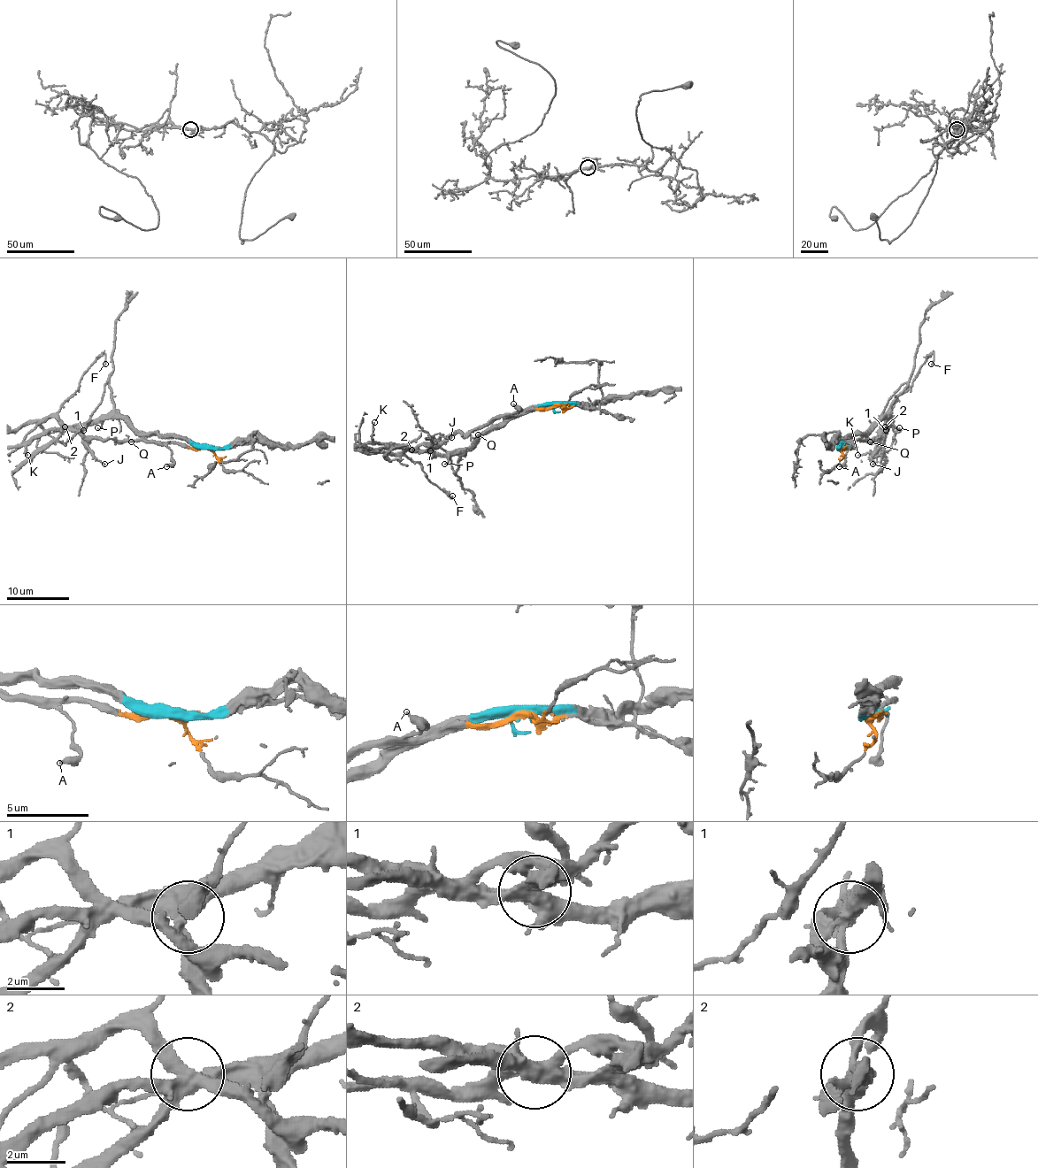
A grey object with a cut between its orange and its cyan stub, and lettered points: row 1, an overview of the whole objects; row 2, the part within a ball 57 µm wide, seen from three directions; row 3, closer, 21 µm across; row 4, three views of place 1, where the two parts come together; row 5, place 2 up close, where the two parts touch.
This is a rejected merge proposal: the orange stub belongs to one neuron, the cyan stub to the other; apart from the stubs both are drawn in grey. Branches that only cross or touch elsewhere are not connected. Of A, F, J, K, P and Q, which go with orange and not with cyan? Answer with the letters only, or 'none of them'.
A, F, Q

